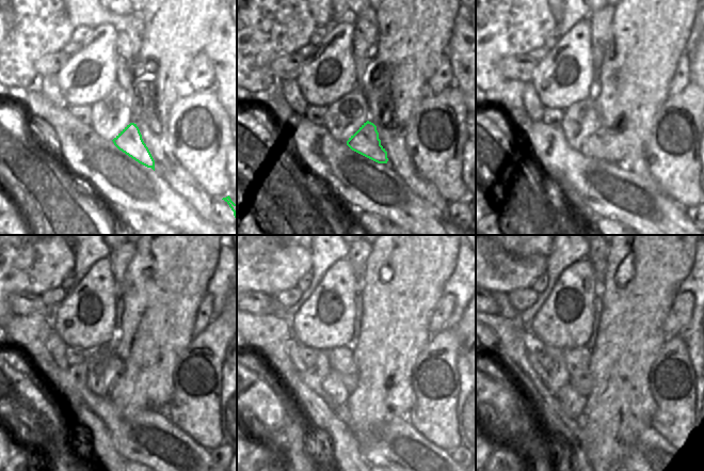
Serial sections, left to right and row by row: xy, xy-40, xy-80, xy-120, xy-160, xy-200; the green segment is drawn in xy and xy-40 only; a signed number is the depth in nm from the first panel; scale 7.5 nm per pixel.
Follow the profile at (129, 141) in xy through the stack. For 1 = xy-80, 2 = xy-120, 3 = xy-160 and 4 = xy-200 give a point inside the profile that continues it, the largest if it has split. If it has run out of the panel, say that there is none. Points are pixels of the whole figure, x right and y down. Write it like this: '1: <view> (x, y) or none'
1: xy-80 (593, 146)
2: xy-120 (114, 379)
3: xy-160 (340, 359)
4: xy-200 (577, 360)

